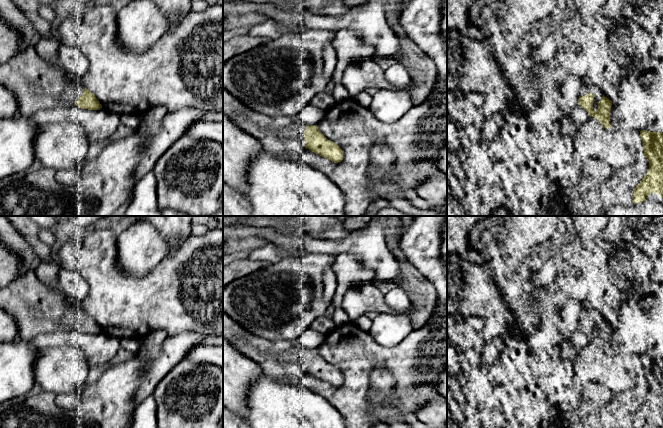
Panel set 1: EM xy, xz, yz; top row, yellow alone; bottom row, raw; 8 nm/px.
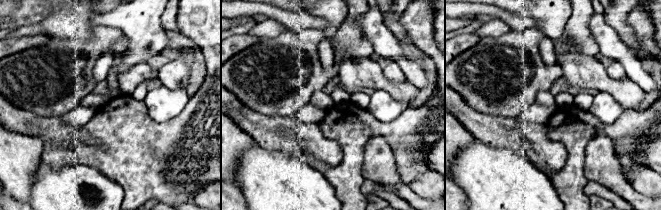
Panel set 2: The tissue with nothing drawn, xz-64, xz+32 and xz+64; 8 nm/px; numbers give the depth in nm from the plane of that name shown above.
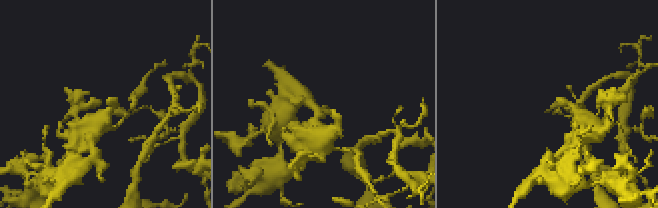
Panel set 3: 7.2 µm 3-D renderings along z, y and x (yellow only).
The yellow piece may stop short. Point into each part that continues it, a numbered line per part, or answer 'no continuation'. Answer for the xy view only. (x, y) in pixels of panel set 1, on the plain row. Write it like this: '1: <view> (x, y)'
1: xy (37, 310)

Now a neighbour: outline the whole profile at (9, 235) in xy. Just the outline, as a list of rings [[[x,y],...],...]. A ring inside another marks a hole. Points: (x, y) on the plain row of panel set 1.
[[[0,216],[0,241],[24,259],[30,260],[38,256],[24,236],[5,216]]]

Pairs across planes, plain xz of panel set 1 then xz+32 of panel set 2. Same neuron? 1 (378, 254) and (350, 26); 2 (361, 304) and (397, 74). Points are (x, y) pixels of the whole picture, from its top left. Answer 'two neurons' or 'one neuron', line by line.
1: two neurons
2: two neurons

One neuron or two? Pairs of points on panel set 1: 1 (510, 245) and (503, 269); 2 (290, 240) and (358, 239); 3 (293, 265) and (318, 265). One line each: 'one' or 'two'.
1: two
2: one
3: one

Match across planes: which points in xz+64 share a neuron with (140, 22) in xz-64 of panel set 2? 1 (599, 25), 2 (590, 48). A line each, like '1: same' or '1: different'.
1: same
2: different

